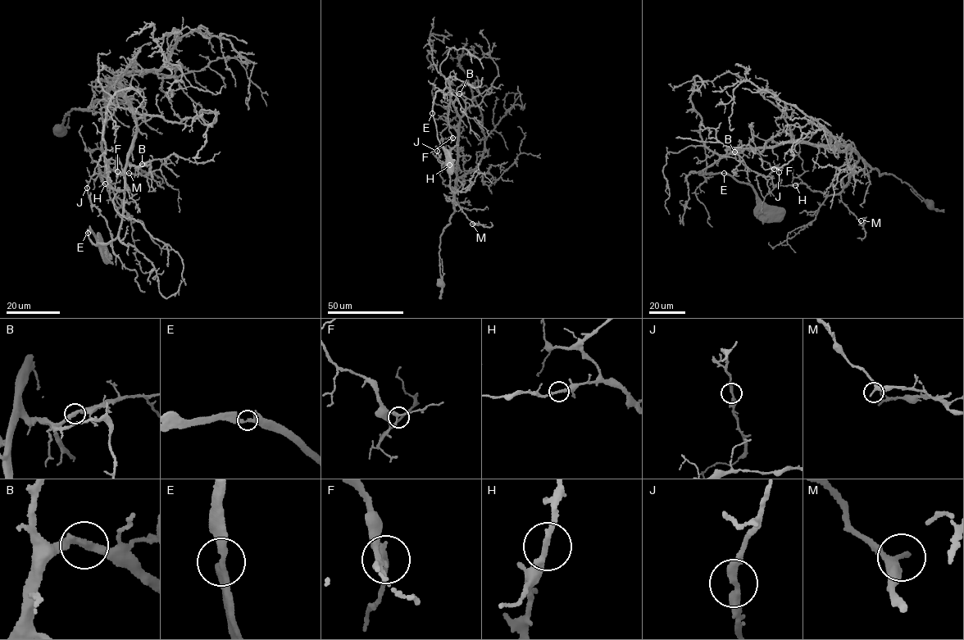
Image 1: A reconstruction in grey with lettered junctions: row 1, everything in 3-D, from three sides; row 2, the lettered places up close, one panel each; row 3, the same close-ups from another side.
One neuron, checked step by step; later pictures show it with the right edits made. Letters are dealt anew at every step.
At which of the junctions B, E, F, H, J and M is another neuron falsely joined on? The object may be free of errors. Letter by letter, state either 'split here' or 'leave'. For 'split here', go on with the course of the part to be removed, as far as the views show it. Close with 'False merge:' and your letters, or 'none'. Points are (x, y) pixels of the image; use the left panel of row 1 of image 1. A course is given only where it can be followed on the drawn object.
B: leave
E: leave
F: leave
H: leave
J: leave
M: leave
False merge: none

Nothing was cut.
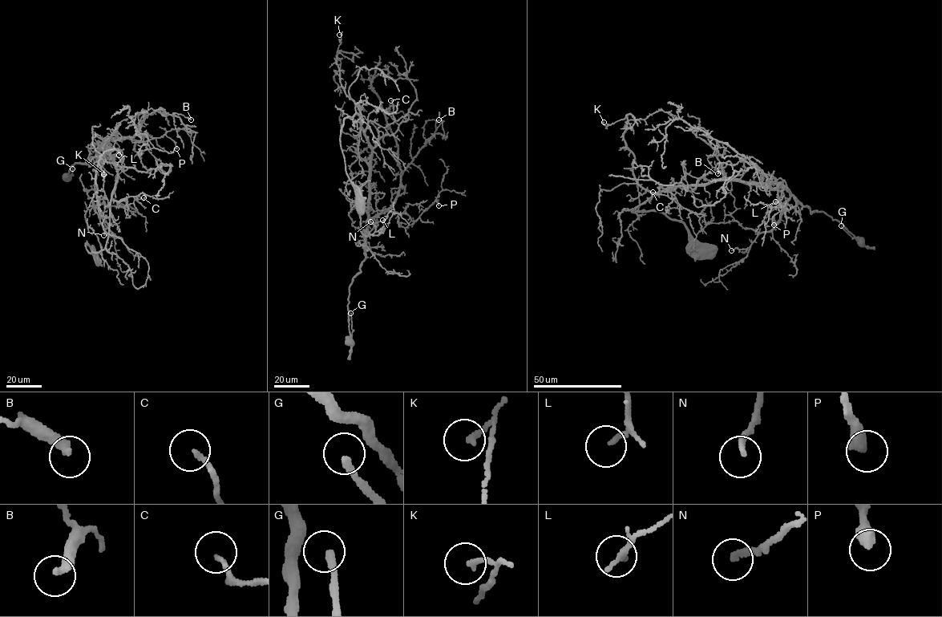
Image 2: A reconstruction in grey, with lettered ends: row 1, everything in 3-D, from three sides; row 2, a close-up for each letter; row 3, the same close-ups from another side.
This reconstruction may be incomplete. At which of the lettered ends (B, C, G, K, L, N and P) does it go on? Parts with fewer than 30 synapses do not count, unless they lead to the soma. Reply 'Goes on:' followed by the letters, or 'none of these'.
Goes on: G

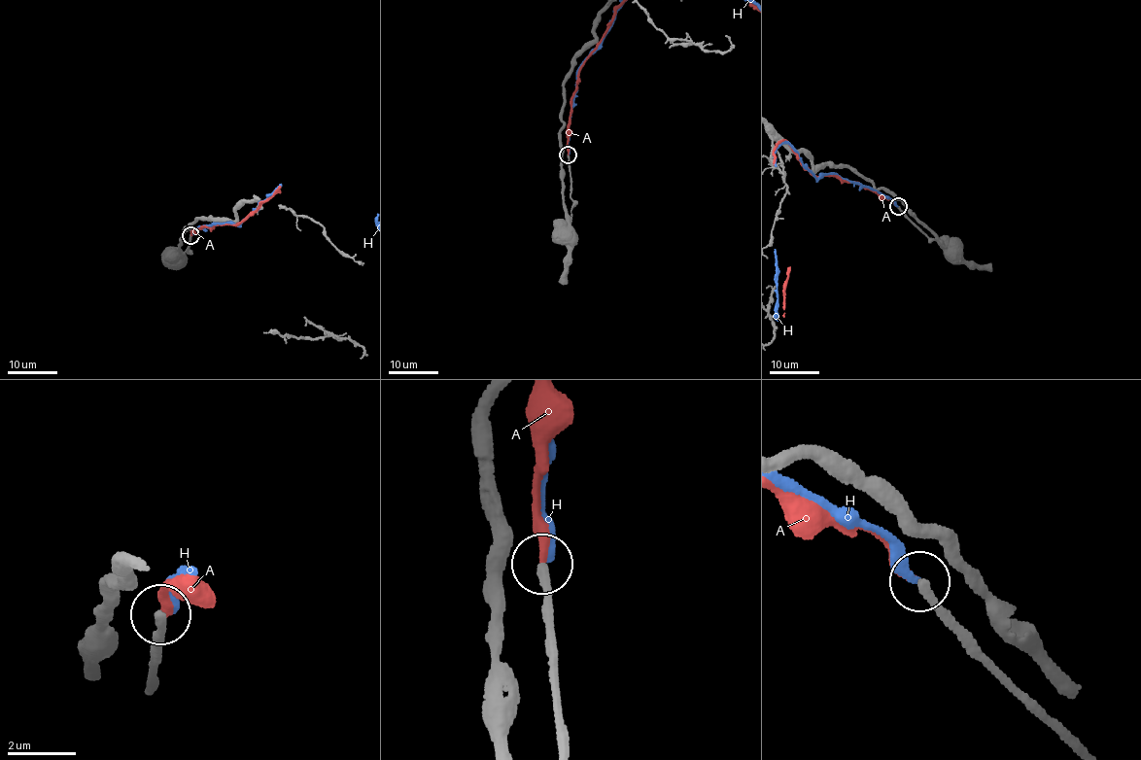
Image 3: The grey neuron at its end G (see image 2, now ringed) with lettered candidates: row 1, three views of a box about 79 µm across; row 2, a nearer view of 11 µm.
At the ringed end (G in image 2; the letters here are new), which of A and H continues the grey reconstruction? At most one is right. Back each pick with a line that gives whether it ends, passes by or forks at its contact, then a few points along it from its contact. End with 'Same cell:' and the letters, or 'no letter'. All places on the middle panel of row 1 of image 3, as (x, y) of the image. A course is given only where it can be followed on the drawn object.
A: it ends there
Same cell: A

